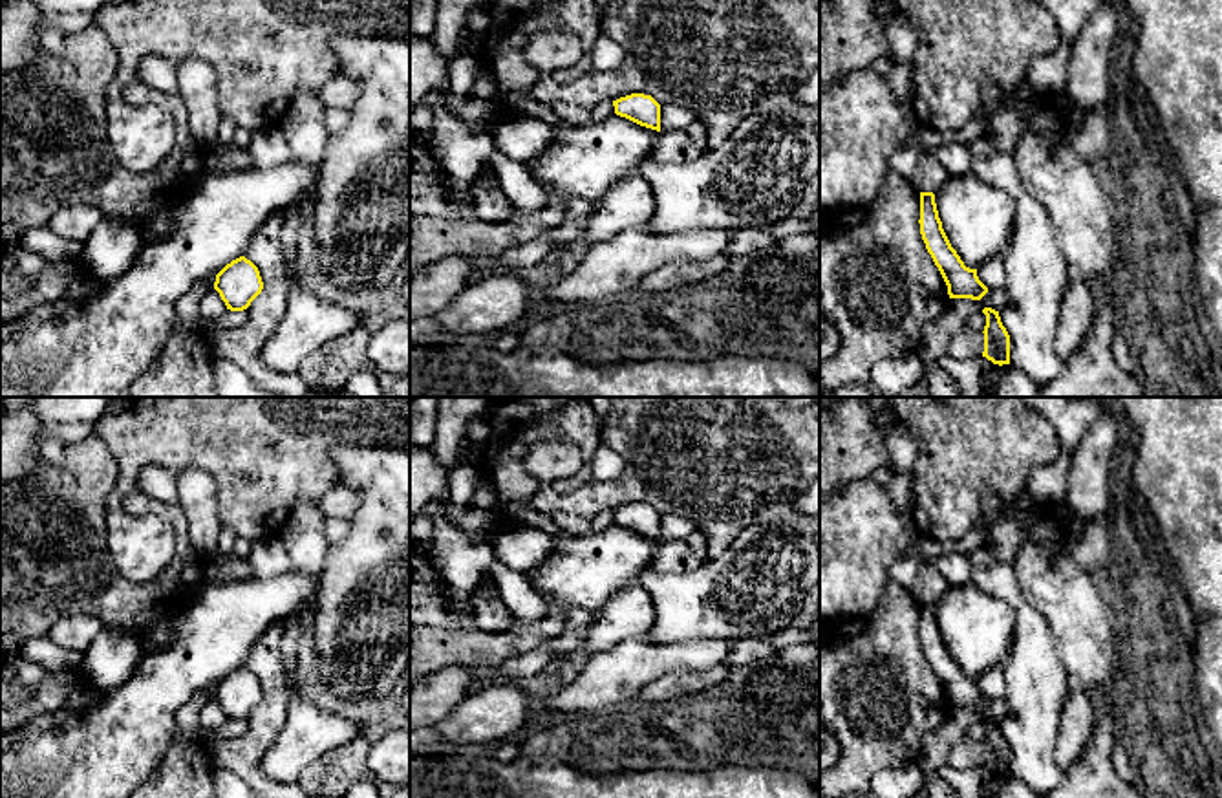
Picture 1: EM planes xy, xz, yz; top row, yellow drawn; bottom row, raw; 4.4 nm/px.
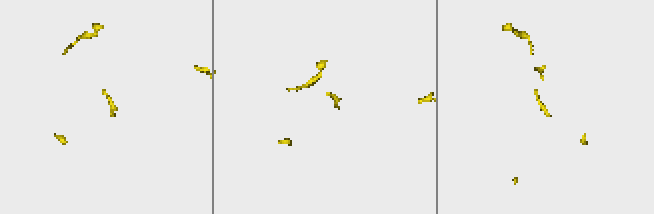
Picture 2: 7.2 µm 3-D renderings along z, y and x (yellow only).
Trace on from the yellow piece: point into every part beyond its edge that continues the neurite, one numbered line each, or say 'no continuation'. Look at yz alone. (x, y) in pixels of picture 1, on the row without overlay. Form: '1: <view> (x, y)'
1: yz (977, 628)

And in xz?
1: xz (588, 570)

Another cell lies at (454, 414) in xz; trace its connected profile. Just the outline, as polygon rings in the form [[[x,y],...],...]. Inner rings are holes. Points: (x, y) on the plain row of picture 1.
[[[437,397],[437,428],[428,447],[435,461],[452,472],[468,443],[466,430],[474,417],[488,417],[498,397]]]

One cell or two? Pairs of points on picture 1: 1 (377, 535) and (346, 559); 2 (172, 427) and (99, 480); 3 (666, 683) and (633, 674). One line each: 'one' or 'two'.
1: one
2: two
3: two

